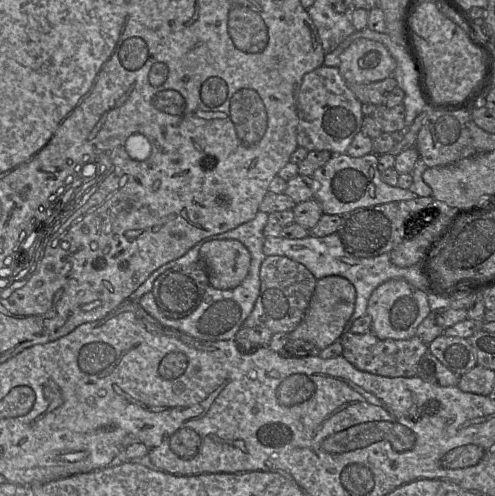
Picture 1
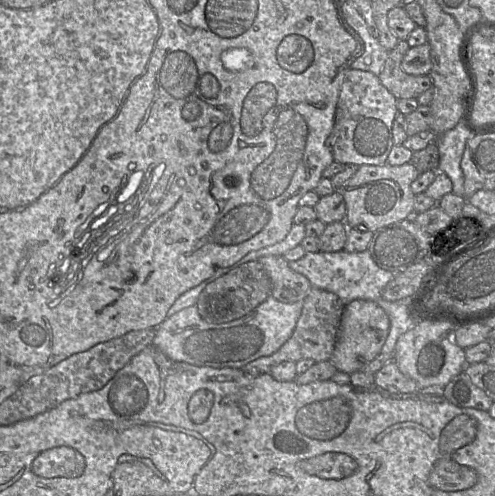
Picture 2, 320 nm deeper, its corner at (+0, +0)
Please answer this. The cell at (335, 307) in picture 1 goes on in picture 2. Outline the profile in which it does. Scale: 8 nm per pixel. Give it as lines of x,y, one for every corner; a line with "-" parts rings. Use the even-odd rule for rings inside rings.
368,300
349,302
344,307
330,362
338,371
347,374
363,369
381,352
389,334
389,329
389,317
378,303

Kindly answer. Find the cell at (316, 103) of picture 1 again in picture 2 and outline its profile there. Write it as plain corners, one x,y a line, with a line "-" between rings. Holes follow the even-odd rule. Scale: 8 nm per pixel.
349,69
344,76
336,105
335,121
328,145
335,162
343,165
385,165
388,155
394,146
392,126
398,113
397,99
380,82
377,75
362,70

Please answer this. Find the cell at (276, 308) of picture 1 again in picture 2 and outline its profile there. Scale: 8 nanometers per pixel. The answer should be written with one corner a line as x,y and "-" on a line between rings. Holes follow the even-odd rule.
312,287
303,299
302,311
291,337
274,354
260,357
241,369
250,375
260,375
269,374
274,366
284,361
295,363
302,359
312,359
316,362
330,361
344,307
343,301
335,294

